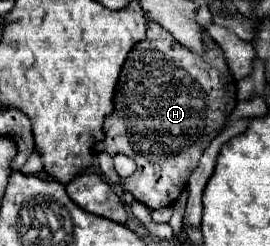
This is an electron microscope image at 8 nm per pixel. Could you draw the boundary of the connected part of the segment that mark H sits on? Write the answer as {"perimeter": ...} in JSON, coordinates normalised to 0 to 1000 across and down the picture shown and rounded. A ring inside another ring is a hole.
{"perimeter":[[[578,85],[548,93],[548,150],[489,191],[474,240],[444,289],[444,337],[422,378],[422,451],[393,467],[385,565],[348,581],[356,614],[393,614],[407,630],[459,622],[511,671],[496,711],[459,728],[459,760],[496,793],[504,817],[533,825],[548,850],[630,841],[667,776],[689,760],[704,703],[733,679],[756,606],[778,589],[793,549],[822,524],[837,476],[874,427],[874,321],[859,313],[822,199],[756,126],[748,142],[756,207],[726,215],[667,183],[630,126],[615,126]]]}

